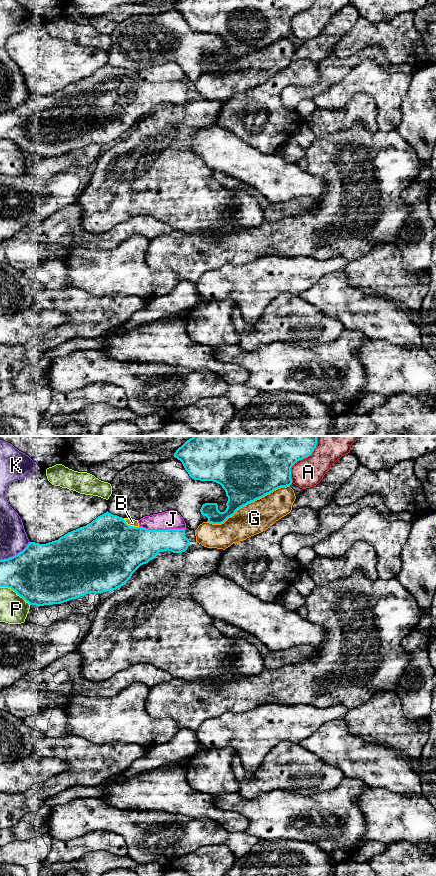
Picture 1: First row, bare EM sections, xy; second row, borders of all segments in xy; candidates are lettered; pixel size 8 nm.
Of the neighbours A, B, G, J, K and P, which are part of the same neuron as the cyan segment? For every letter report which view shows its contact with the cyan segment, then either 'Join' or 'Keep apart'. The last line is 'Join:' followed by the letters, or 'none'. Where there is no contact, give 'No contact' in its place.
A: Touches cyan in xy. Keep apart
B: Touches cyan in xy. Join
G: Touches cyan in xy. Keep apart
J: Touches cyan in xy. Keep apart
K: Touches cyan in xy. Keep apart
P: Touches cyan in xy. Keep apart
Join: B

